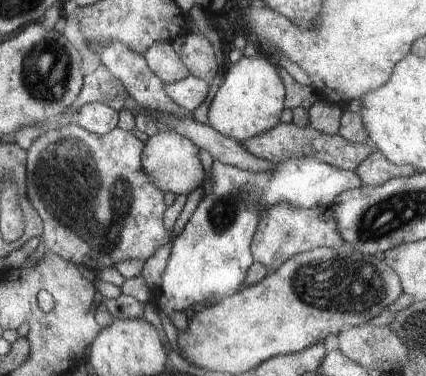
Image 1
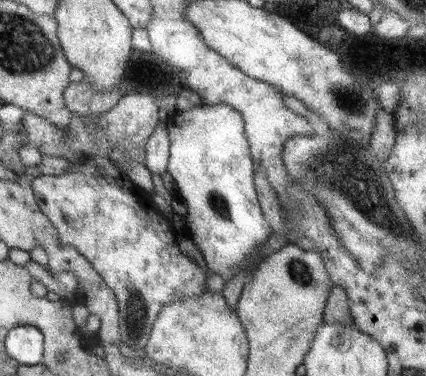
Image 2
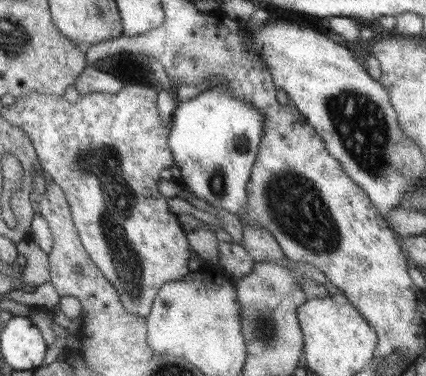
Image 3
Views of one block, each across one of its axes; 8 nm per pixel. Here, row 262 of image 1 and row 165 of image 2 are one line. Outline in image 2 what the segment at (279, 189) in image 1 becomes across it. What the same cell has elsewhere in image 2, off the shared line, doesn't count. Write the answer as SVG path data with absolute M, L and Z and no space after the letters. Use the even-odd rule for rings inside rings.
M195 106L183 112L175 112L167 120L167 138L169 138L169 162L167 172L175 182L177 200L185 202L185 234L197 246L203 256L205 268L219 278L229 280L239 266L247 264L249 254L259 250L269 238L271 228L261 212L259 198L253 184L253 160L249 154L249 144L245 136L243 118L229 106Z

